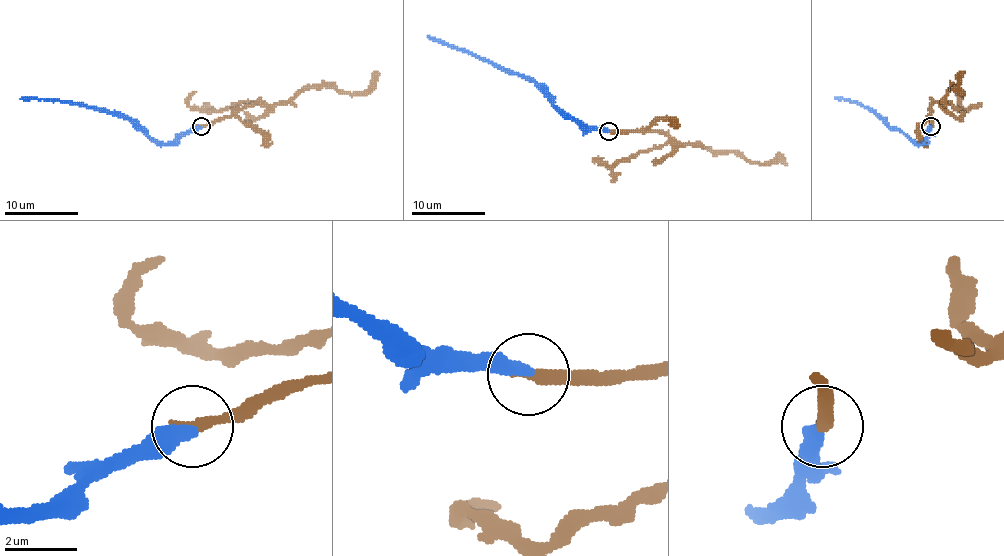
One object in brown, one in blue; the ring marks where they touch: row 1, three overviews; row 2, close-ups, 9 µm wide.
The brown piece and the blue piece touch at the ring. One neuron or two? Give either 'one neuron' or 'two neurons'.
one neuron

